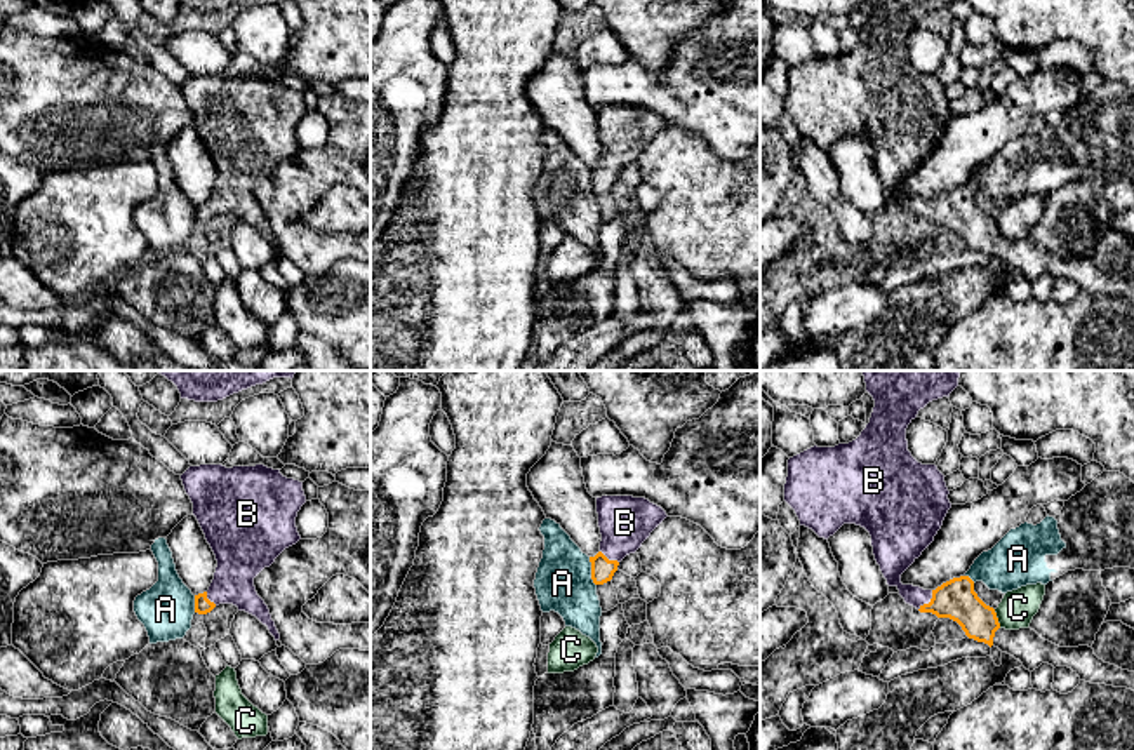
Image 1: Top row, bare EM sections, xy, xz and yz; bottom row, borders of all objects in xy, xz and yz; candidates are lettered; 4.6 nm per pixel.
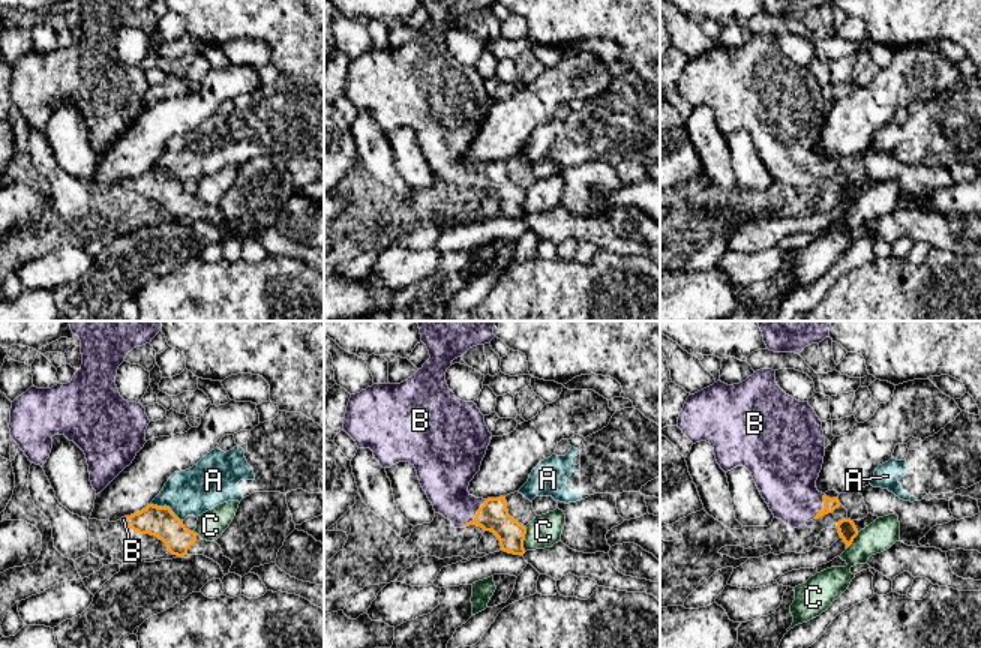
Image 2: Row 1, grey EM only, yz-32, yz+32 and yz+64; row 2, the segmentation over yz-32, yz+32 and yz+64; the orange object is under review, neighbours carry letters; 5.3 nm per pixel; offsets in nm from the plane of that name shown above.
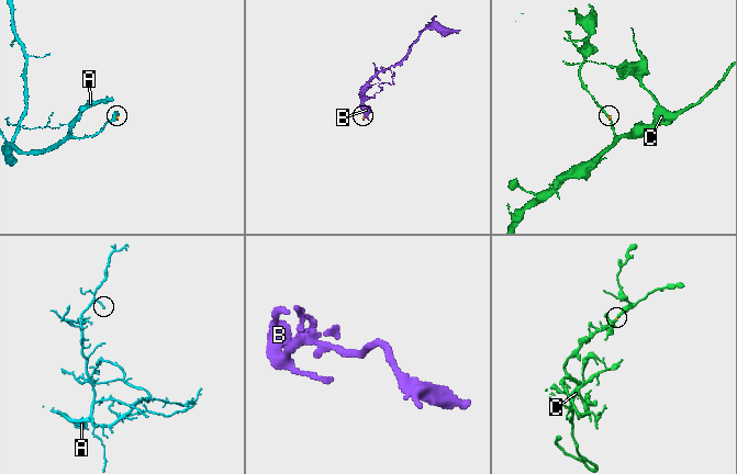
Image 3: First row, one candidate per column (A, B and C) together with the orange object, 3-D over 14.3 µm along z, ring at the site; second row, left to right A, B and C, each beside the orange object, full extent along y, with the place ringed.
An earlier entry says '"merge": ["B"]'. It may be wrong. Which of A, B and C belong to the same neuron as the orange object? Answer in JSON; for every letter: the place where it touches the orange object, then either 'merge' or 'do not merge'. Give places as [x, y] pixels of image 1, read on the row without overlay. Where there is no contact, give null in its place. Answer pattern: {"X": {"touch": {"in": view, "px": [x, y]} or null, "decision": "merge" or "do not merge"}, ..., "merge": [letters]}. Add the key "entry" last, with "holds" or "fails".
{"A": {"touch": {"in": "xz", "px": [592, 181]}, "decision": "do not merge"}, "B": {"touch": {"in": "yz", "px": [931, 211]}, "decision": "merge"}, "C": {"touch": {"in": "yz", "px": [997, 228]}, "decision": "do not merge"}, "merge": ["B"], "entry": "holds"}

